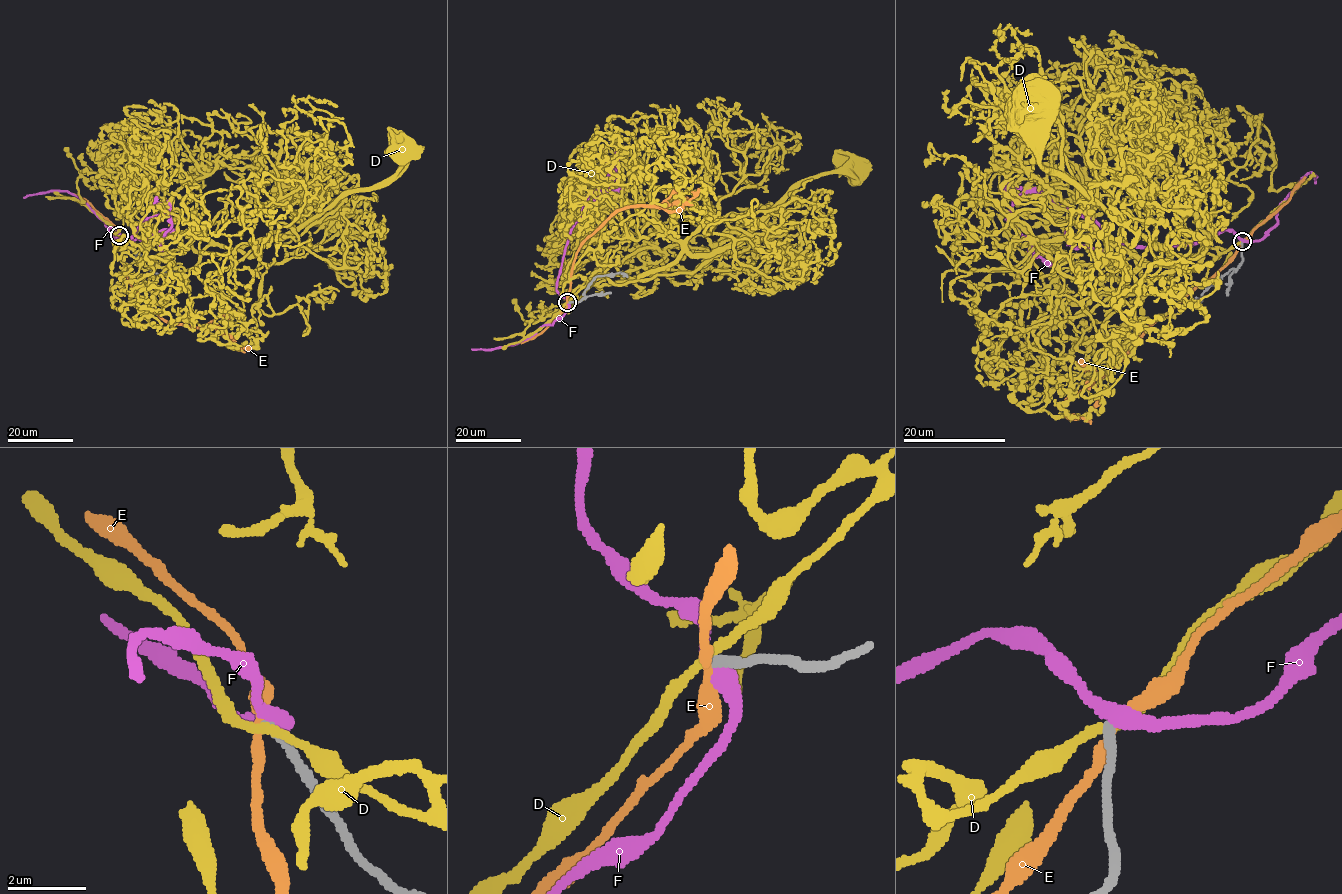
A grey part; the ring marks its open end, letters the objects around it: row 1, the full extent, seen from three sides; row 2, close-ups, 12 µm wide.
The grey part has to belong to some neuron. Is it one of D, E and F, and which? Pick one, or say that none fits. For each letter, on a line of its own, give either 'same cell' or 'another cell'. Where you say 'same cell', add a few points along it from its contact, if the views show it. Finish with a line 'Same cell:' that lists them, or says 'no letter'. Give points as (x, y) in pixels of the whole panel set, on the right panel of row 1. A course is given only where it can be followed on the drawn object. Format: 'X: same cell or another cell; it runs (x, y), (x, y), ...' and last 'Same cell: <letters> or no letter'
D: another cell
E: another cell
F: another cell
Same cell: no letter

